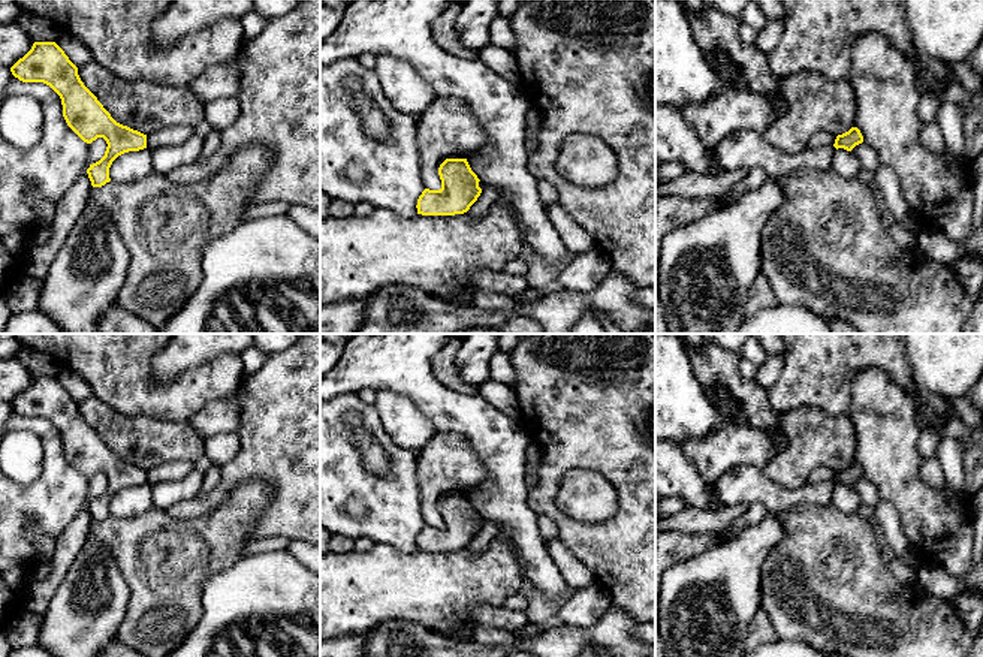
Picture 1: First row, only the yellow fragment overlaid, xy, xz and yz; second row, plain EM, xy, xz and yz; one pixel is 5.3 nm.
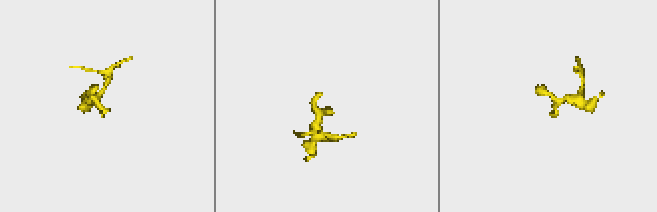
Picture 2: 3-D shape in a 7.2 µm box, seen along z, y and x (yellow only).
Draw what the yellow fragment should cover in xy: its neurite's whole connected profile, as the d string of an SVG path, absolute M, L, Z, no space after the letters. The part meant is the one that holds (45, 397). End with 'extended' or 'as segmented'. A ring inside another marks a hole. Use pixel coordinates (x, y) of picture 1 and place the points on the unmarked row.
M34 377L31 385L10 403L10 407L22 418L43 418L49 421L61 434L63 452L67 461L84 477L91 479L97 473L106 476L105 491L87 504L93 522L102 522L111 516L109 503L118 491L147 483L147 470L123 461L111 452L97 433L84 421L78 410L78 403L55 377Z | as segmented

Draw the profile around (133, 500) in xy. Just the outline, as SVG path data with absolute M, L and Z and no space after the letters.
M144 483L118 491L109 503L109 513L114 518L126 519L144 513L151 507L151 486L150 483Z

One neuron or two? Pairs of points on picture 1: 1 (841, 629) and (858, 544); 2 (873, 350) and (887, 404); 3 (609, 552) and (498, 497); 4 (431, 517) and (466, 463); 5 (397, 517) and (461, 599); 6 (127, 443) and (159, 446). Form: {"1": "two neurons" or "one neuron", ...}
{"1": "one neuron", "2": "two neurons", "3": "two neurons", "4": "one neuron", "5": "two neurons", "6": "one neuron"}

